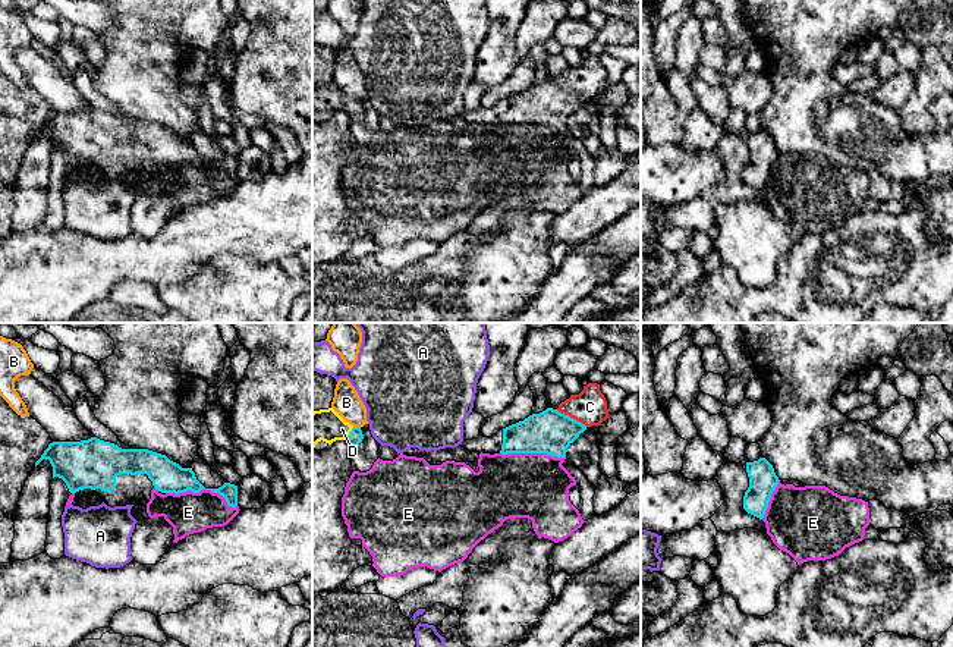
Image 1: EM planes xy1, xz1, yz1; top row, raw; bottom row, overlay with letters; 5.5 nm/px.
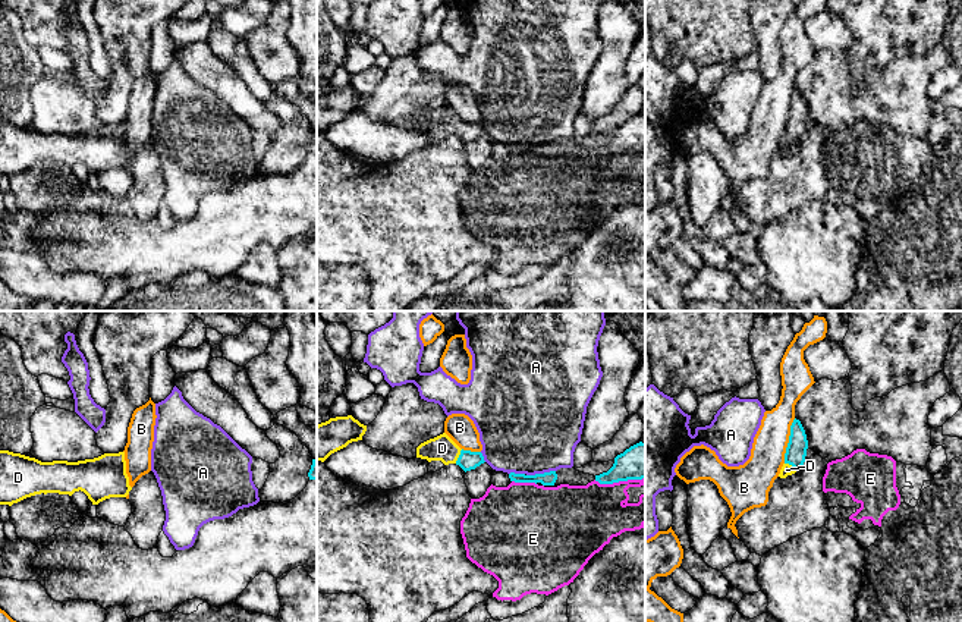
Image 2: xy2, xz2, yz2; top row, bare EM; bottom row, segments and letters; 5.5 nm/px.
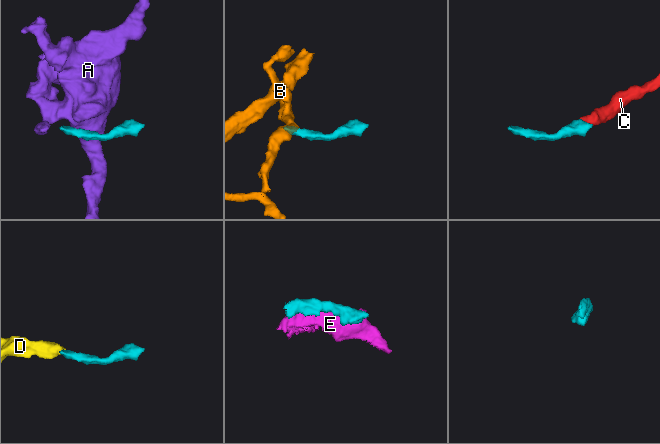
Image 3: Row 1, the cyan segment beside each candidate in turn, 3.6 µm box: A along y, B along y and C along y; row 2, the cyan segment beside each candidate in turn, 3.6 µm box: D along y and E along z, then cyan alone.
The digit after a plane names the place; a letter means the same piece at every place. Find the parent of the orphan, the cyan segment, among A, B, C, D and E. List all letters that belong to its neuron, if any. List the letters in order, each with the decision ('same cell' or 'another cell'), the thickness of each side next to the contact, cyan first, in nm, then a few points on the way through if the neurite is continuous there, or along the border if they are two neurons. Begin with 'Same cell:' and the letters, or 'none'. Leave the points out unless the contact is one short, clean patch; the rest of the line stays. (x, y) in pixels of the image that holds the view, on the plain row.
Same cell: C, D
A: another cell; 80 nm thick on the cyan side, 480 nm on the other; border along xz2 (555, 141), (527, 147)
B: another cell; 110 nm thick on the cyan side, 190 nm on the other; border along yz2 (795, 90), (791, 97), (783, 134)
C: same cell; 240 nm thick on the cyan side, 190 nm on the other; runs through xz1 (550, 103), (572, 90), (590, 78)
D: same cell; 100 nm thick on the cyan side, 140 nm on the other; runs through xz2 (467, 132), (459, 128), (442, 119)
E: another cell; 180 nm thick on the cyan side, 220 nm on the other

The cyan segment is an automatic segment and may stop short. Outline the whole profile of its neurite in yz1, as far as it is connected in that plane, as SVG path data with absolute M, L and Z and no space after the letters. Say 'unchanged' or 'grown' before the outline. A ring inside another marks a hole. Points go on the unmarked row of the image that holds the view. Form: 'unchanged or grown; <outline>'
unchanged; M759 129L754 134L746 134L746 144L749 148L749 158L743 167L743 180L762 191L771 170L771 164L779 156L779 148L774 144L773 136Z

